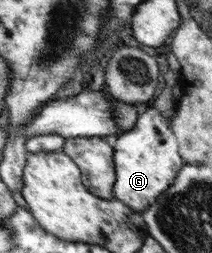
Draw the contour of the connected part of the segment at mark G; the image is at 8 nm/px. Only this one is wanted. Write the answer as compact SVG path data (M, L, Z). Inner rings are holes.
M144 107L139 113L137 127L133 131L125 133L125 135L114 138L113 144L118 174L118 181L115 185L116 198L125 202L125 204L137 212L145 213L148 208L157 205L160 197L165 195L177 182L177 179L180 178L181 171L187 164L181 152L180 141L177 134L173 131L170 118L161 109L155 107Z

